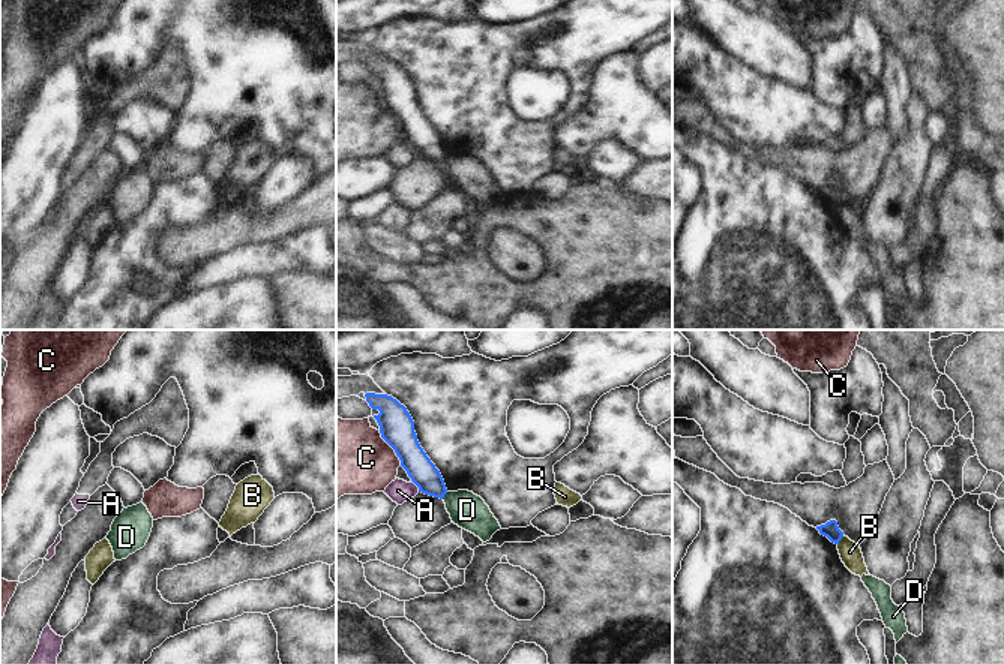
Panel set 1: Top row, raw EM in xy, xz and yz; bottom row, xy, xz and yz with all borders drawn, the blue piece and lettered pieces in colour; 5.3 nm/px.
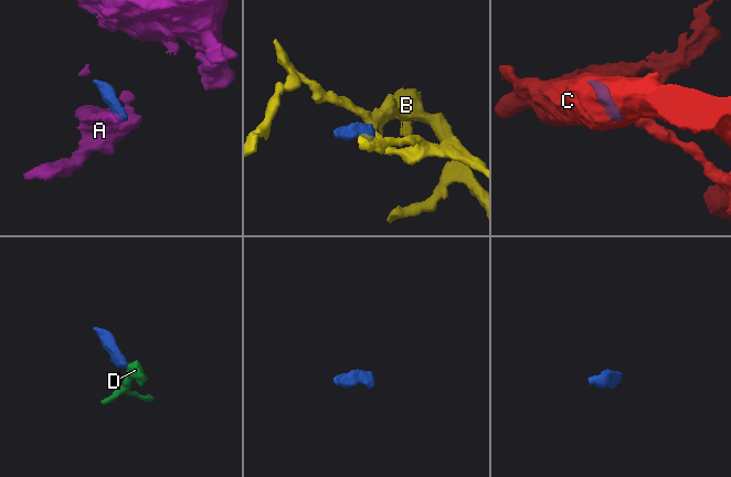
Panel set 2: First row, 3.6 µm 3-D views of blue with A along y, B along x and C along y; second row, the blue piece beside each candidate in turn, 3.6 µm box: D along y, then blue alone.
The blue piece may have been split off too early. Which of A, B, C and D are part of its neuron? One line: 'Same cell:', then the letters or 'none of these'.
Same cell: none of these.

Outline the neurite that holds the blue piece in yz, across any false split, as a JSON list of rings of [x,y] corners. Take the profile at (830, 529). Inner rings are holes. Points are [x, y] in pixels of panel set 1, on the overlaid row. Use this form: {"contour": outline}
{"contour": [[[830,520],[825,525],[816,526],[816,529],[834,544],[839,544],[843,537],[843,532],[839,529],[836,520]]]}

